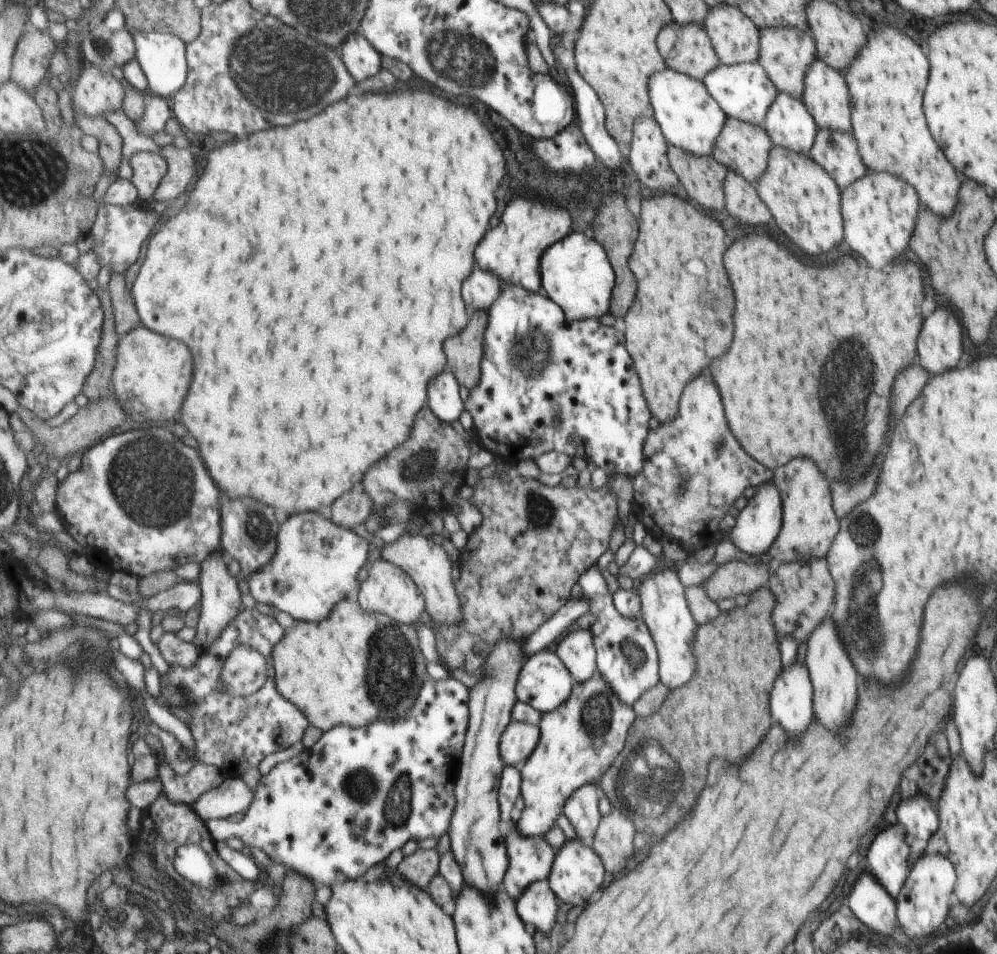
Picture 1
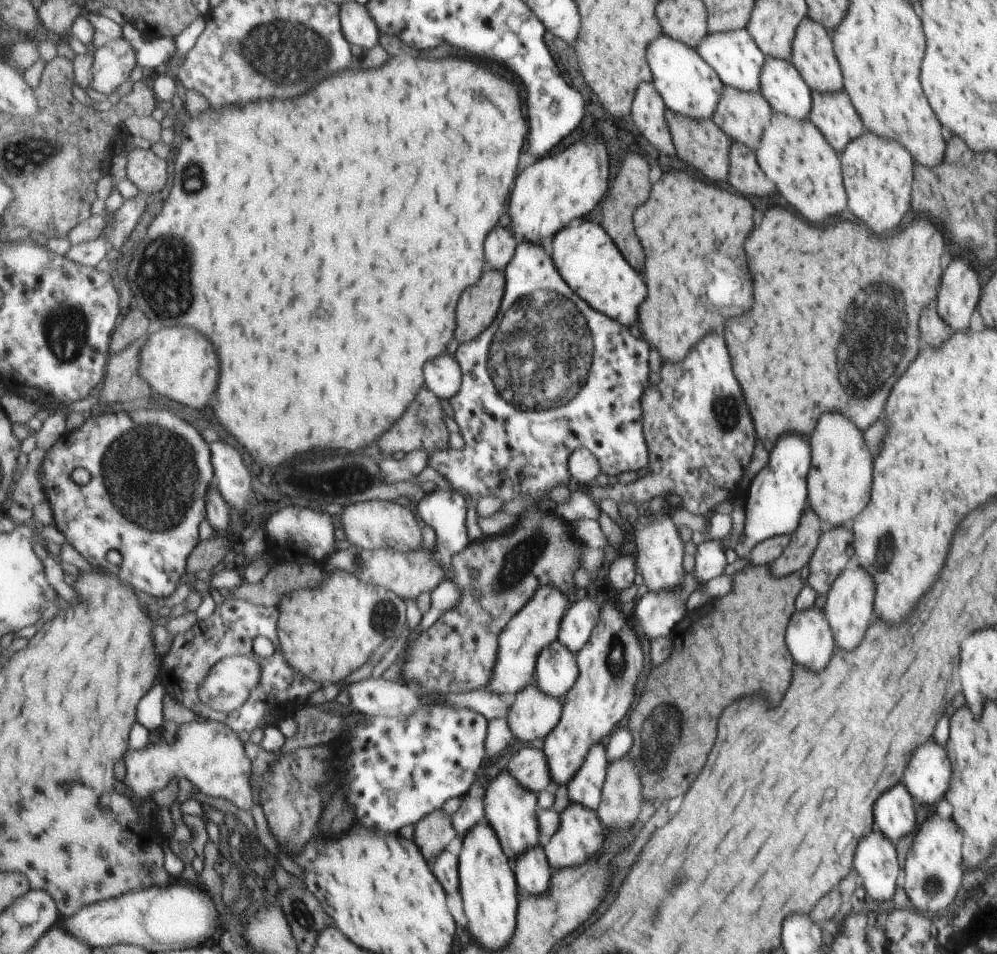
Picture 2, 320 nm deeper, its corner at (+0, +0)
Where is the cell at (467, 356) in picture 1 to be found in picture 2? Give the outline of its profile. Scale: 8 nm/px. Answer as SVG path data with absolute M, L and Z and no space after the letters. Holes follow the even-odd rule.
M487 268L477 286L465 290L465 298L457 308L455 340L459 344L479 337L493 324L503 306L507 284L503 269Z

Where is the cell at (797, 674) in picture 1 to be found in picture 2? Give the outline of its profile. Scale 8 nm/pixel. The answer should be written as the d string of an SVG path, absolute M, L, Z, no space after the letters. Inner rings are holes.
M812 606L793 612L785 632L785 644L795 664L813 672L821 670L829 662L834 644L822 609Z

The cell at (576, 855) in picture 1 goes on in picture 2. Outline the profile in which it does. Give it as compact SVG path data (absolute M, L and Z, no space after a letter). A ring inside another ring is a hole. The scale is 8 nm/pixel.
M569 801L562 804L560 806L560 826L549 839L549 844L545 846L551 866L563 868L563 866L577 866L577 864L587 862L603 846L603 840L605 840L605 836L603 836L604 827L598 811L595 809Z

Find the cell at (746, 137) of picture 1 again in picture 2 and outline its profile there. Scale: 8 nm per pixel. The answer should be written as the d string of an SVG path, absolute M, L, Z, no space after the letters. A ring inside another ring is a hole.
M724 86L712 112L712 121L734 141L754 150L761 128L768 125L773 110L760 91L742 91Z

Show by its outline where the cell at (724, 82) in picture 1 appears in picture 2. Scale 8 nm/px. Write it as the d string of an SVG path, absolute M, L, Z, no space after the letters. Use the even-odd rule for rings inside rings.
M745 28L707 33L695 49L697 54L716 71L724 86L742 91L759 91L760 70L767 58Z

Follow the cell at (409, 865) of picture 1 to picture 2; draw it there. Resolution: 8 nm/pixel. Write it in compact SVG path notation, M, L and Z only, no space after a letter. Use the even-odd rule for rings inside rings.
M439 809L424 816L416 824L414 841L432 866L457 836L453 816Z

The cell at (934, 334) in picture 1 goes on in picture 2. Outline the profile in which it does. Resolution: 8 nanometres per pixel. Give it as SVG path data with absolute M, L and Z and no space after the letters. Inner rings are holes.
M960 257L947 261L936 298L936 311L952 332L968 328L969 316L979 298L979 288L979 276L969 262Z

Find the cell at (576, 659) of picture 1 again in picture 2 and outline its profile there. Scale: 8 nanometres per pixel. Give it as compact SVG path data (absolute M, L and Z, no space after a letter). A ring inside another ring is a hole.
M587 596L575 601L565 613L558 639L577 654L589 642L599 622L601 609Z

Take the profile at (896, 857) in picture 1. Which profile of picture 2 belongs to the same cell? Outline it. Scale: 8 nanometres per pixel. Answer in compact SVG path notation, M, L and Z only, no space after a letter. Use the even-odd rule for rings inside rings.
M899 782L893 790L881 794L881 802L877 802L877 830L895 844L897 838L913 830L915 808L909 791Z

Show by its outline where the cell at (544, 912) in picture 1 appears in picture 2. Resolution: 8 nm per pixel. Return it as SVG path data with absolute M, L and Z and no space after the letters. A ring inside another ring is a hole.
M537 845L517 857L517 882L525 894L543 894L551 882L551 864L543 846Z

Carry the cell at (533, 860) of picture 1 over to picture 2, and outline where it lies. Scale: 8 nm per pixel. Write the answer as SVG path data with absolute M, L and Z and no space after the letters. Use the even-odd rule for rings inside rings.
M504 768L487 786L484 798L486 820L496 830L510 860L535 848L540 842L537 792L529 790L509 769Z

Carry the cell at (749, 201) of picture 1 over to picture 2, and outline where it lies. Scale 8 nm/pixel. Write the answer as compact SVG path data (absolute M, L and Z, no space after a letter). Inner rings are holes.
M733 141L733 150L729 149L729 184L733 190L745 196L765 196L775 190L759 170L756 156L743 143Z

